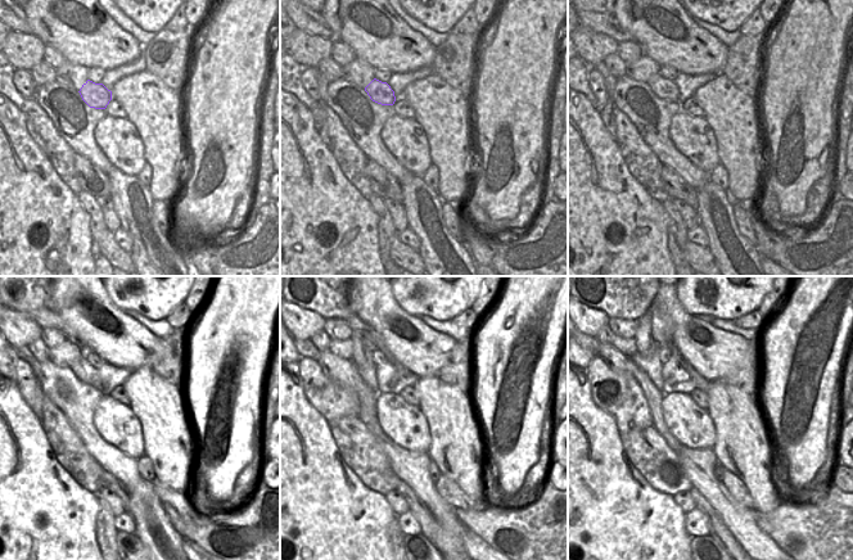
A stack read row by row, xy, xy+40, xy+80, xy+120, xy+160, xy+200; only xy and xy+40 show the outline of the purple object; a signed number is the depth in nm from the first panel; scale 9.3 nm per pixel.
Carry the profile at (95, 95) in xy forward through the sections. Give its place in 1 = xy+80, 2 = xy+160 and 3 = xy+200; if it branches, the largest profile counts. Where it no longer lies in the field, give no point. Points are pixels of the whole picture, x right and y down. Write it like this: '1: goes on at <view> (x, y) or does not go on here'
1: goes on at xy+80 (666, 89)
2: goes on at xy+160 (361, 356)
3: goes on at xy+200 (644, 335)

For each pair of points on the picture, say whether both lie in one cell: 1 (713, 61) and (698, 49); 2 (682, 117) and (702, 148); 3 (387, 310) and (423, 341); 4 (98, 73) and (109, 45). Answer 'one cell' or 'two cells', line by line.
1: one cell
2: one cell
3: one cell
4: two cells

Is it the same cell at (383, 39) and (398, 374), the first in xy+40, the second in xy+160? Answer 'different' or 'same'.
different

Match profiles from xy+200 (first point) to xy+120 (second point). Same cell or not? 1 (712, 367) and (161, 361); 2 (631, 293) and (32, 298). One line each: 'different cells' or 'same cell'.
1: different cells
2: same cell

